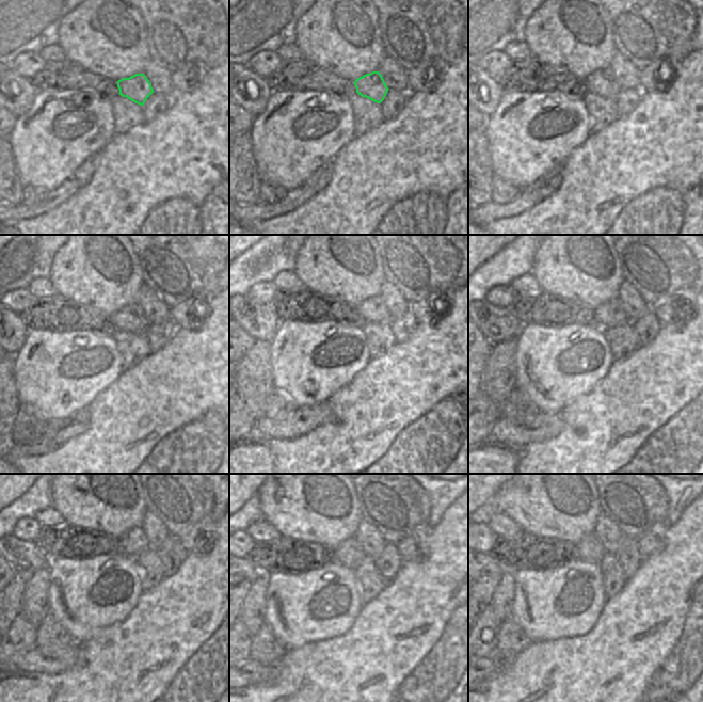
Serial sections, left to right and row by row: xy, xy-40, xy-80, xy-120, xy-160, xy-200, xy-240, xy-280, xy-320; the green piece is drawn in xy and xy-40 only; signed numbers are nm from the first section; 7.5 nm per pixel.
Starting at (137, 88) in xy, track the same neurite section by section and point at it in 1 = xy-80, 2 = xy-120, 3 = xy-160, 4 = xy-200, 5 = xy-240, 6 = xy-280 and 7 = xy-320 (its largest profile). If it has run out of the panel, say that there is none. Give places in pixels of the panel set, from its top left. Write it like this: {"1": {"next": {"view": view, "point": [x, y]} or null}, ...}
{"1": {"next": {"view": "xy-80", "point": [603, 82]}}, "2": {"next": {"view": "xy-120", "point": [131, 318]}}, "3": {"next": {"view": "xy-160", "point": [372, 310]}}, "4": {"next": {"view": "xy-200", "point": [609, 314]}}, "5": {"next": {"view": "xy-240", "point": [134, 542]}}, "6": {"next": {"view": "xy-280", "point": [350, 552]}}, "7": {"next": {"view": "xy-320", "point": [590, 549]}}}

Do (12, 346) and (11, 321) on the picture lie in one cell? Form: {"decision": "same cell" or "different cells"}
{"decision": "same cell"}

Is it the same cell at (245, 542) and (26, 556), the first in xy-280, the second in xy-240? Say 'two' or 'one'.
one

